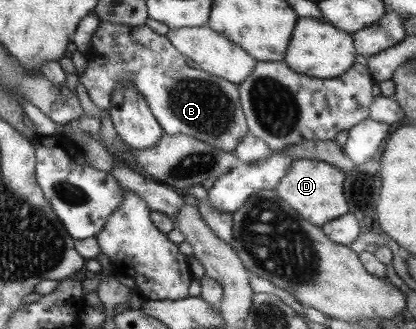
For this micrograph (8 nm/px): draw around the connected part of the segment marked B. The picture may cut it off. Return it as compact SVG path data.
M99 23L84 55L86 68L77 76L78 82L99 110L107 110L118 82L128 80L144 98L166 135L185 135L212 148L233 152L240 139L249 133L237 86L204 70L186 66L185 56L174 49L165 35L157 34L145 24Z

